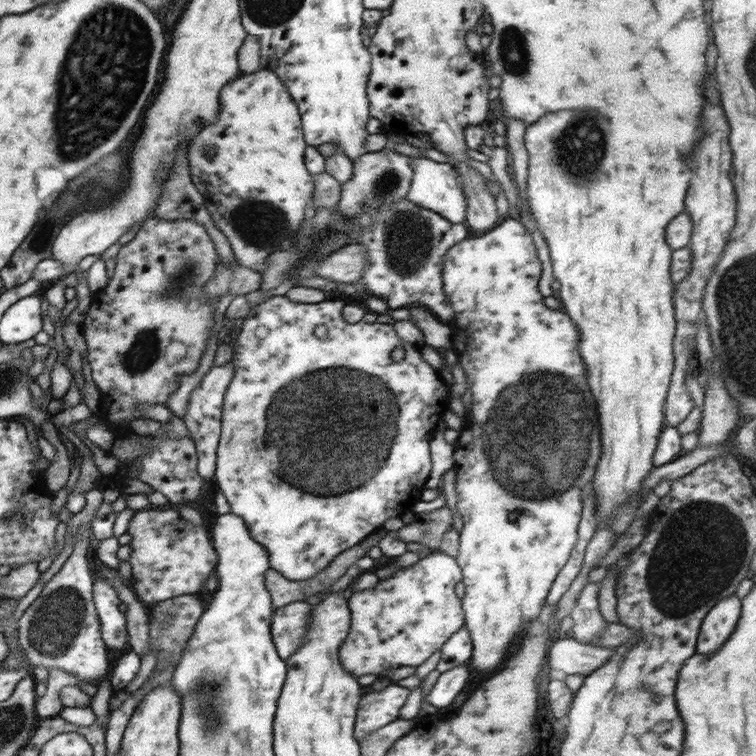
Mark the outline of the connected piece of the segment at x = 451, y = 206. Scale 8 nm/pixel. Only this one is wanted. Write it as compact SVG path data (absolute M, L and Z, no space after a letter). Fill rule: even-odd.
M411 158L413 180L407 193L408 199L416 205L430 209L454 224L466 224L468 201L464 193L465 181L454 166L449 163L434 162L428 158Z

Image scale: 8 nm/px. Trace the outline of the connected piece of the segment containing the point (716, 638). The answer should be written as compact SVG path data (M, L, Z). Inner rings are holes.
M736 595L725 598L712 608L702 622L695 649L697 654L712 655L735 632L741 615L741 600Z

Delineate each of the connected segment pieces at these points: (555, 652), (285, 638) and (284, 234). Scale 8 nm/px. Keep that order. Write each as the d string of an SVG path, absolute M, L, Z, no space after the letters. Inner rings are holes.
M565 637L553 642L548 653L548 669L561 670L567 675L587 677L605 666L616 655L616 649L582 644Z
M305 601L292 602L274 610L271 636L282 660L288 661L304 644L312 620L313 606Z
M261 69L256 74L244 74L244 78L240 80L234 80L234 82L228 82L224 86L224 92L219 92L220 101L220 116L218 116L218 122L212 124L212 128L204 128L197 136L196 140L192 140L192 143L188 146L187 158L189 159L190 175L192 177L192 183L198 189L198 192L204 197L205 206L212 217L214 226L228 238L236 262L240 266L246 266L250 270L256 272L264 272L266 270L266 264L269 257L278 249L280 251L290 251L294 249L296 244L296 236L300 232L300 226L302 226L302 220L308 215L309 209L312 209L312 196L314 195L314 182L313 175L306 168L304 150L306 150L306 142L302 138L302 126L301 126L301 115L298 111L296 102L290 94L288 94L288 88L275 72ZM210 146L214 148L214 156L210 158L204 152L204 148Z

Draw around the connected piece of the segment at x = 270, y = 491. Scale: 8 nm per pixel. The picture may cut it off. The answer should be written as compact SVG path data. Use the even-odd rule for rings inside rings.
M272 296L265 302L254 306L248 315L243 318L242 331L233 344L233 355L230 363L234 363L234 378L228 384L228 391L225 395L222 408L222 422L220 440L216 450L215 478L220 492L226 496L230 503L231 513L240 516L246 522L252 540L262 544L269 552L268 562L270 569L279 572L288 580L308 580L314 578L324 570L341 552L352 548L361 540L366 539L374 531L382 528L386 520L400 518L407 509L420 500L420 493L425 488L426 480L432 470L430 441L436 431L438 423L443 420L444 413L450 411L449 392L450 386L446 384L439 372L433 370L432 366L426 363L420 349L422 345L404 343L394 327L390 323L366 323L360 321L350 324L344 320L342 309L345 303L340 300L325 300L318 303L297 303L286 296ZM323 324L328 329L328 334L323 337L315 335L316 326ZM402 346L405 356L402 360L392 359L392 350ZM288 482L300 484L300 488L308 486L306 494Z

